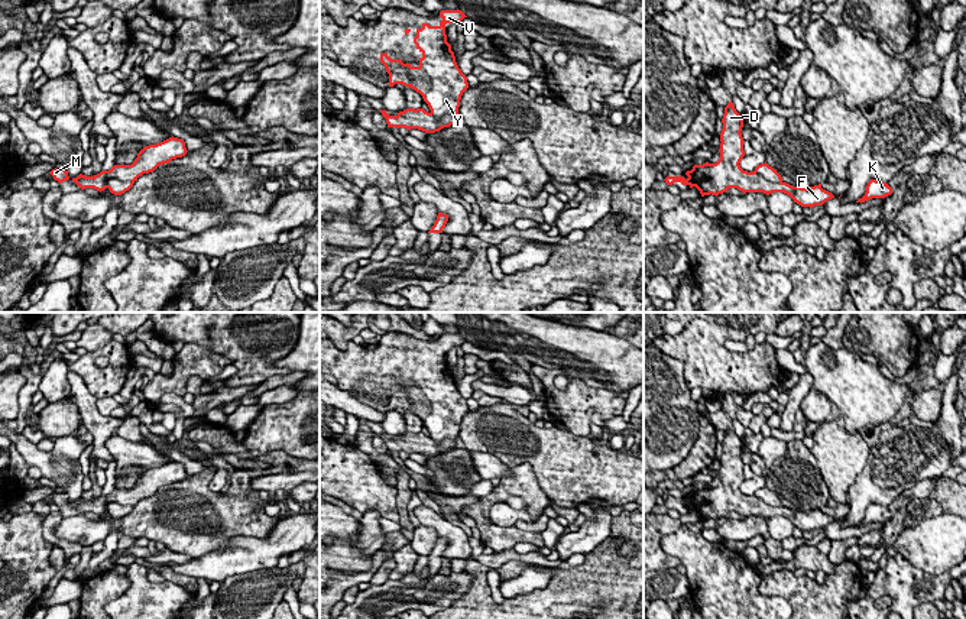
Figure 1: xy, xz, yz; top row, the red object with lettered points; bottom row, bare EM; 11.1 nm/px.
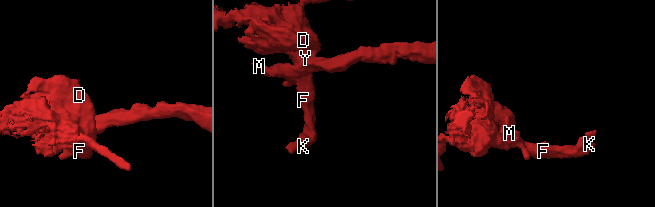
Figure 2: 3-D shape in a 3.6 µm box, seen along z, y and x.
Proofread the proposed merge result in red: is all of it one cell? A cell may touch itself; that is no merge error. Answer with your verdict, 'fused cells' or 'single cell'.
fused cells

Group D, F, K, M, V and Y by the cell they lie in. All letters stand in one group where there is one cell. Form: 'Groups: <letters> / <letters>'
Groups: D F K V Y / M

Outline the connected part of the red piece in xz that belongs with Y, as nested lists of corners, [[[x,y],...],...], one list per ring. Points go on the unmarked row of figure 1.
[[[441,334],[438,350],[422,347],[416,353],[414,367],[422,377],[419,389],[403,388],[380,377],[380,386],[389,398],[389,411],[402,408],[419,417],[428,428],[431,438],[440,444],[445,438],[456,438],[463,417],[469,412],[467,401],[456,386],[451,369],[447,366],[445,349],[467,341],[461,334]]]

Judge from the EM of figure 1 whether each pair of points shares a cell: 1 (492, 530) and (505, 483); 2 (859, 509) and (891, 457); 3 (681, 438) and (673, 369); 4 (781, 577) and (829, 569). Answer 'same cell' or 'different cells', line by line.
1: same cell
2: same cell
3: same cell
4: different cells

